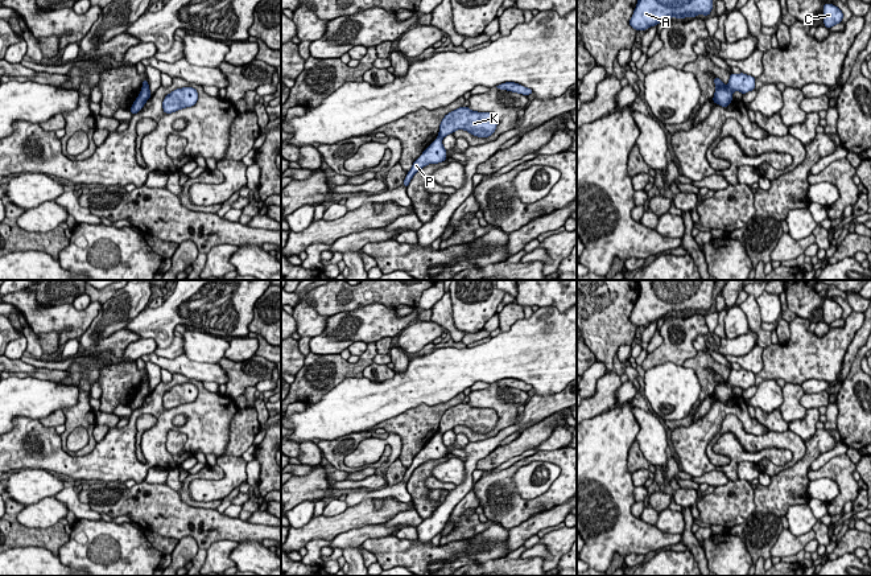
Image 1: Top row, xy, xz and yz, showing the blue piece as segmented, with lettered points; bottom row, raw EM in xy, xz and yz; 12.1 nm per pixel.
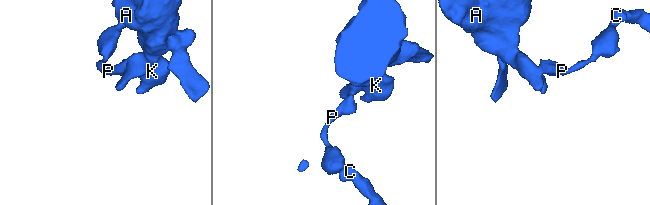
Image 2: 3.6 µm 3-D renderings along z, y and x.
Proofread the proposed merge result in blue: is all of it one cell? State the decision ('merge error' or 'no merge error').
merge error

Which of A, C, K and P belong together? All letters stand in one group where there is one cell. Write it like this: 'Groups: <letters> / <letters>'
Groups: A K / C P

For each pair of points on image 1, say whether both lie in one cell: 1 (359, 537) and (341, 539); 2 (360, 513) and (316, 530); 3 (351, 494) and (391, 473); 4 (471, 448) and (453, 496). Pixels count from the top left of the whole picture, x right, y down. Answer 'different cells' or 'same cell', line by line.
1: same cell
2: same cell
3: different cells
4: same cell

